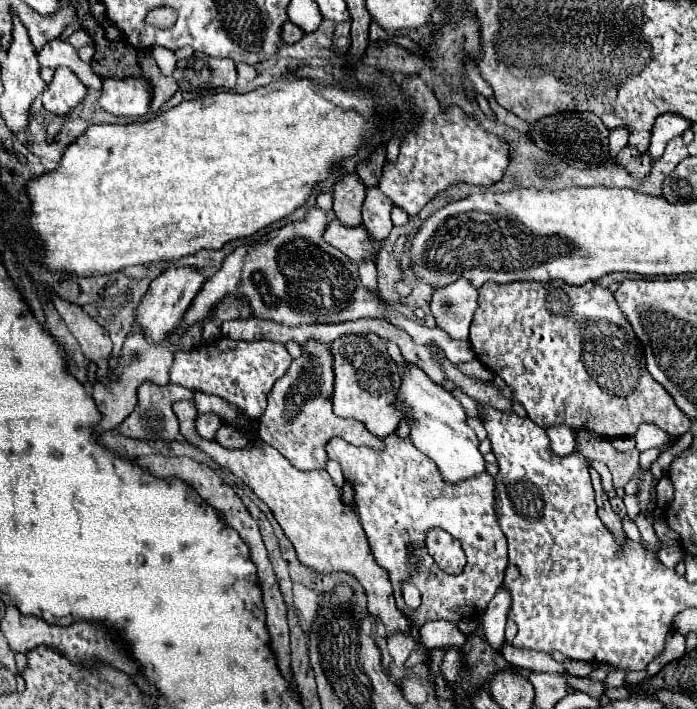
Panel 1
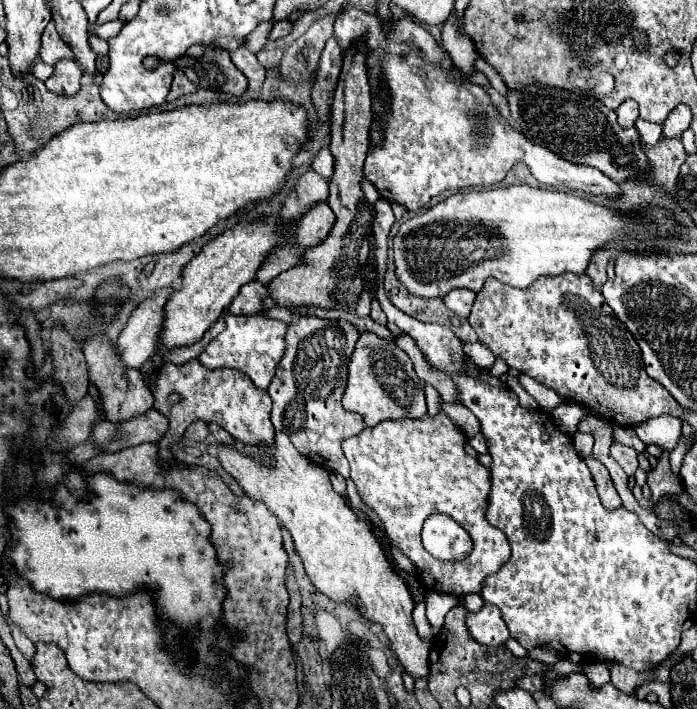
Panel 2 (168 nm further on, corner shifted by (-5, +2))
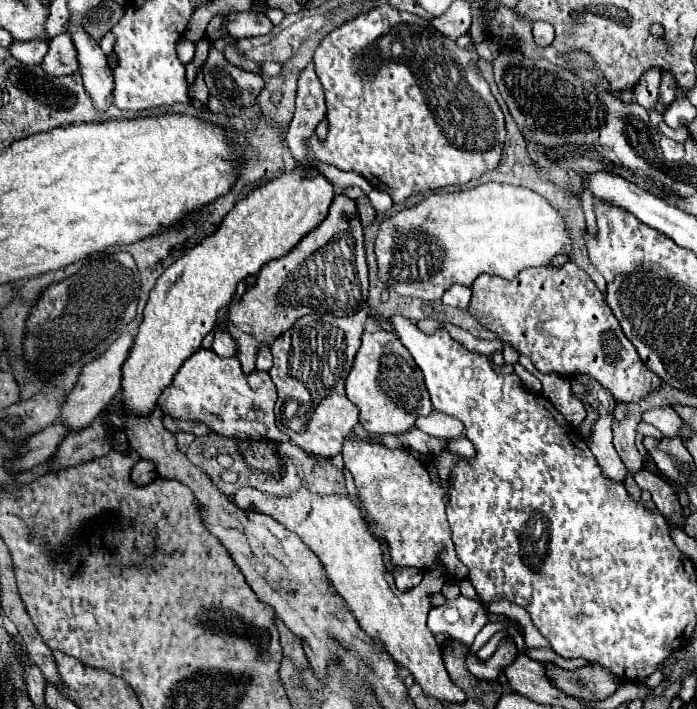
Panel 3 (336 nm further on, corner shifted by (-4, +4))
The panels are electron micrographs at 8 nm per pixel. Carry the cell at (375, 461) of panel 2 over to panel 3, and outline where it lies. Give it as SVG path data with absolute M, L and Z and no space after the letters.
M345 440L343 460L345 460L345 468L353 474L363 520L365 520L369 532L375 538L381 538L389 546L389 556L391 556L393 566L429 570L435 564L441 564L447 570L447 576L451 580L465 578L467 568L459 562L459 558L455 554L455 546L451 542L451 530L449 530L449 522L445 518L447 496L445 496L443 488L439 486L439 476L437 476L433 458L427 458L415 450L409 450L409 448L391 450L381 444L369 444L369 442L361 442L361 440Z

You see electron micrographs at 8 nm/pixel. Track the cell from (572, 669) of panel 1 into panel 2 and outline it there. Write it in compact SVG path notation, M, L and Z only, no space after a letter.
M546 646L528 650L528 656L549 665L556 663L560 658L556 651Z

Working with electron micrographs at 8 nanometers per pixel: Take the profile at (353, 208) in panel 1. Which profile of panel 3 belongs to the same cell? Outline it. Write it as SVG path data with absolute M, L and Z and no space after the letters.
M337 194L333 198L333 204L329 208L327 218L321 222L319 228L309 232L289 254L269 260L261 270L253 286L247 288L247 292L241 296L241 300L233 300L225 316L219 318L227 326L227 332L237 342L237 358L245 372L255 370L255 358L261 346L271 346L275 338L279 338L289 326L293 326L301 316L305 314L333 314L333 316L345 316L359 312L367 302L367 264L365 264L365 248L363 248L363 228L359 222L359 214L355 208L355 202L349 200L343 194Z

